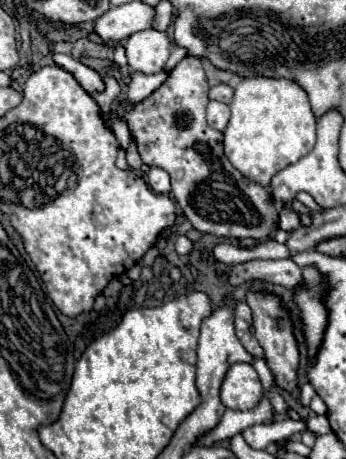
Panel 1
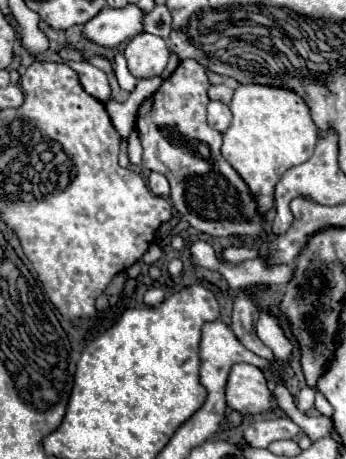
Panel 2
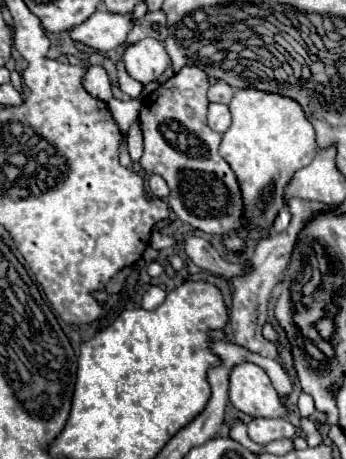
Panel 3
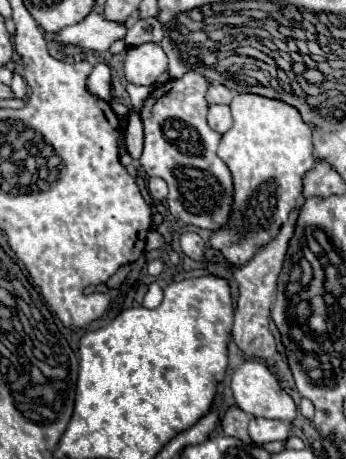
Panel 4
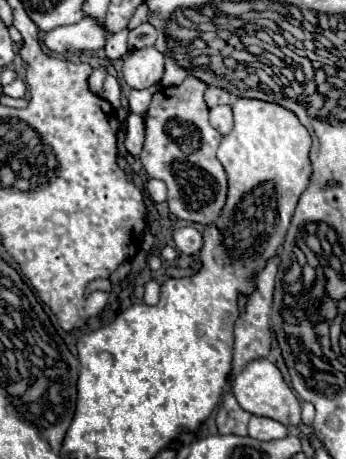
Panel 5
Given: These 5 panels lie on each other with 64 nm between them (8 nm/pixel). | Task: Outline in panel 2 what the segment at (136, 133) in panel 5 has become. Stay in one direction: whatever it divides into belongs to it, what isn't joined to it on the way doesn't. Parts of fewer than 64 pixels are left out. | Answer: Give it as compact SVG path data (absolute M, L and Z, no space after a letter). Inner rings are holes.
M132 130L128 138L128 158L130 158L130 164L136 164L136 166L140 164L140 158L142 158L142 146L140 146L136 130Z

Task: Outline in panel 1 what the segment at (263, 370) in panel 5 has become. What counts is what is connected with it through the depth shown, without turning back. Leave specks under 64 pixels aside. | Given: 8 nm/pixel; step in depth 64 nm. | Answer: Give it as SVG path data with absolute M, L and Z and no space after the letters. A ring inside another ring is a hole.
M232 364L220 386L220 400L230 410L252 410L264 394L260 378L250 364Z

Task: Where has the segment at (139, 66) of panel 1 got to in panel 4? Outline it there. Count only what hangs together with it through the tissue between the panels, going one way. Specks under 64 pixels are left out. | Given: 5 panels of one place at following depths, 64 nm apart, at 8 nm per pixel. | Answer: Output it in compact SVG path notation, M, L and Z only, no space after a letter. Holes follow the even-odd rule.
M146 42L140 46L130 46L124 56L124 76L128 82L152 86L156 78L166 72L168 58L164 50L154 44Z

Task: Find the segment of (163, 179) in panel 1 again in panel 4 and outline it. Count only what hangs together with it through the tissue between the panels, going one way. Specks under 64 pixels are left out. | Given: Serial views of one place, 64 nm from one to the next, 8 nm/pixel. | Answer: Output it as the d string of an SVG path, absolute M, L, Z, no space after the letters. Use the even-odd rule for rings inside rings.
M150 178L148 180L148 190L150 190L150 194L156 202L164 202L166 196L168 196L168 186L162 178Z

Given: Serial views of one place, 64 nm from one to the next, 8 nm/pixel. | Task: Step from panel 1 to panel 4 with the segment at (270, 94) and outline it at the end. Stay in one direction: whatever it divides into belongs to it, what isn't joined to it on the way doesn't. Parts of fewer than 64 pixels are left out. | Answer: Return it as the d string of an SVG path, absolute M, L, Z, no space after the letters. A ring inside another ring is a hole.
M236 94L230 108L234 116L234 126L222 136L218 156L226 162L234 178L234 210L226 226L212 234L210 244L212 248L218 248L230 264L242 266L254 256L258 246L270 242L278 234L290 210L302 202L302 174L314 166L314 154L312 128L302 120L300 112L294 106L258 94Z

